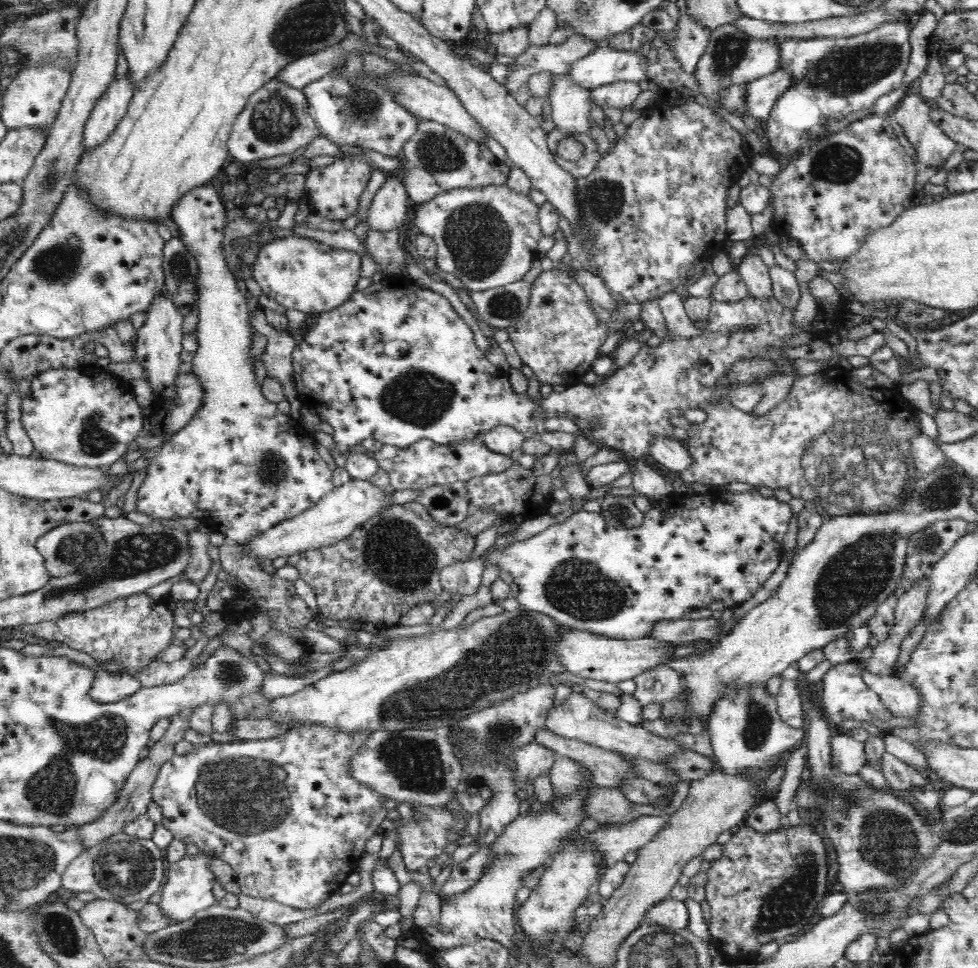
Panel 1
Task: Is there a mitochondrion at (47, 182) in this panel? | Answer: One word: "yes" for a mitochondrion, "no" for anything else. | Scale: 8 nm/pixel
yes

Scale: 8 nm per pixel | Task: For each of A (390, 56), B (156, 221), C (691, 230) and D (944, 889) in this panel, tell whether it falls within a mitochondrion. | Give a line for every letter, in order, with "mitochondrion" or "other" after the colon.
A: other
B: other
C: other
D: other

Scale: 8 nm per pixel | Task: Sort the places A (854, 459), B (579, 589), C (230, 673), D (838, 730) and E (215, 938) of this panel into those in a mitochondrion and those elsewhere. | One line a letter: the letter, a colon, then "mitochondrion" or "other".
A: mitochondrion
B: mitochondrion
C: mitochondrion
D: other
E: mitochondrion

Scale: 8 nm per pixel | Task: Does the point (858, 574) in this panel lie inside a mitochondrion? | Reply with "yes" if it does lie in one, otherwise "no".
yes

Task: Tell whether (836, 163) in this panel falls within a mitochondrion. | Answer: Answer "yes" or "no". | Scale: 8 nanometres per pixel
yes

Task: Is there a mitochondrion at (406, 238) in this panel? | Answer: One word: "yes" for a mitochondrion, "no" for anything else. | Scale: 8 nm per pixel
no

